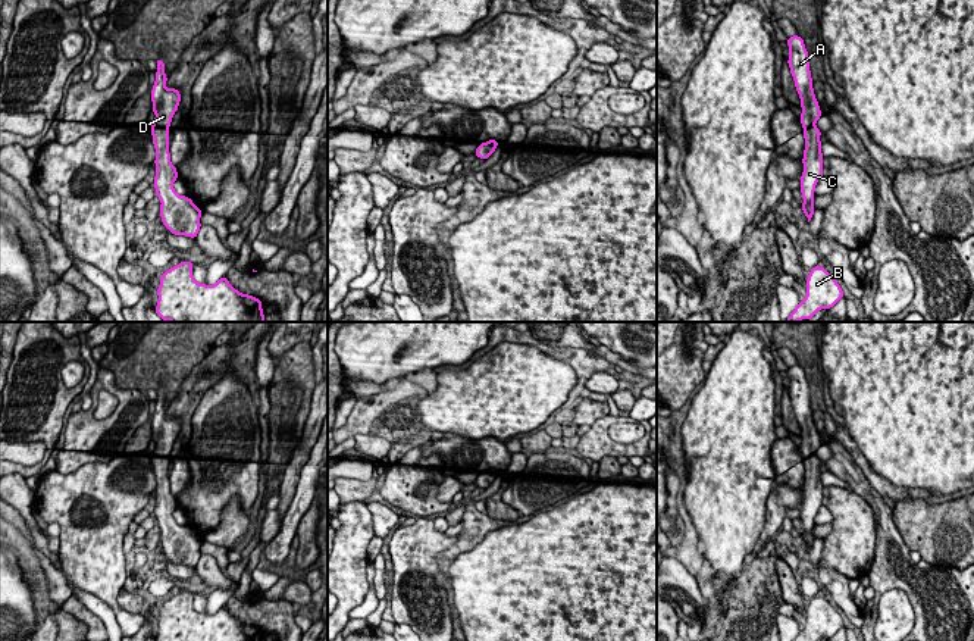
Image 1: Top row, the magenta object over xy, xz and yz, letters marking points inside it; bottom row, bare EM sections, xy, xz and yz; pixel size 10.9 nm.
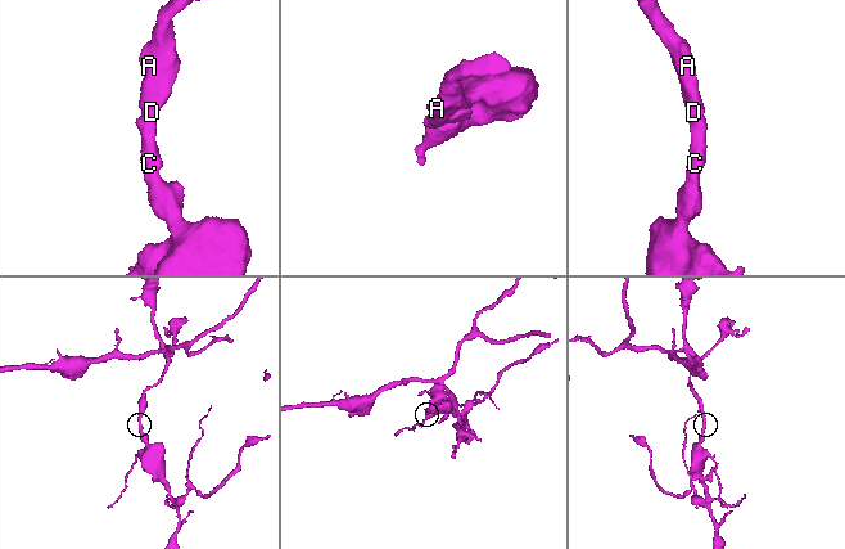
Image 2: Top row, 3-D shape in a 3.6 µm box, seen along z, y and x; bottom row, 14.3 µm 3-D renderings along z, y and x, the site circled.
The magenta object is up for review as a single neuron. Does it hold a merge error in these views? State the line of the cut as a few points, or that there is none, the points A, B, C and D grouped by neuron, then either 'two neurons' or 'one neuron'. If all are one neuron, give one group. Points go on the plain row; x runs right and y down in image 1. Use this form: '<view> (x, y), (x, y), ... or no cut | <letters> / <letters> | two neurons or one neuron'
no cut | A B C D | one neuron

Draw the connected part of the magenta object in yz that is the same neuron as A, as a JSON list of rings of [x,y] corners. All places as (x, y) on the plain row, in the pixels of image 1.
[[[793,365],[787,368],[789,375],[789,397],[790,403],[795,410],[796,420],[801,426],[801,453],[804,457],[804,468],[805,468],[805,479],[804,479],[804,503],[799,507],[801,510],[801,520],[804,534],[801,538],[804,540],[808,551],[814,544],[814,519],[818,509],[823,506],[823,482],[821,482],[821,470],[820,465],[821,460],[814,454],[820,445],[821,440],[818,431],[814,423],[811,400],[809,400],[809,390],[808,381],[805,379],[804,369],[799,365]]]

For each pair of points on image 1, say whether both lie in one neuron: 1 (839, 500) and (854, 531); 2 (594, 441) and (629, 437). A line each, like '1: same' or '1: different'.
1: same
2: different

